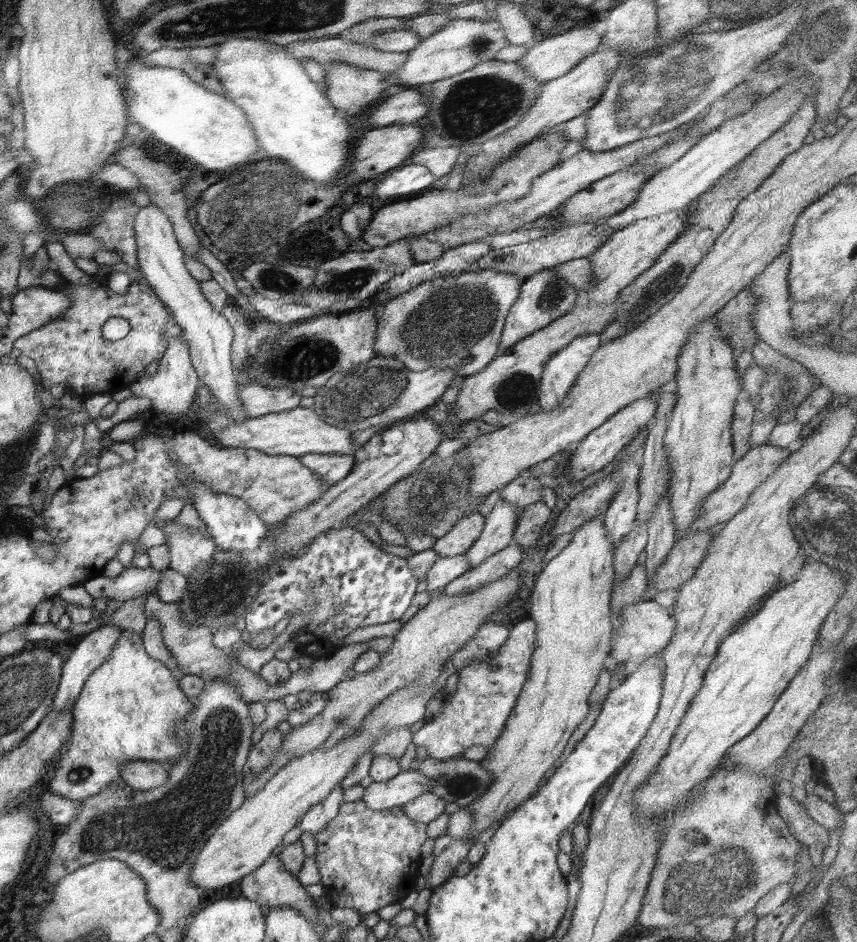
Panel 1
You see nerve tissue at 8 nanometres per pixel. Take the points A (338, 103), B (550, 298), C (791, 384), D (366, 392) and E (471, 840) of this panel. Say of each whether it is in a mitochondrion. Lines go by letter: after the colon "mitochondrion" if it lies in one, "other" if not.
A: other
B: mitochondrion
C: mitochondrion
D: mitochondrion
E: other

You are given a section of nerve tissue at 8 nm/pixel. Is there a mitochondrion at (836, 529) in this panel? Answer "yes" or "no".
yes

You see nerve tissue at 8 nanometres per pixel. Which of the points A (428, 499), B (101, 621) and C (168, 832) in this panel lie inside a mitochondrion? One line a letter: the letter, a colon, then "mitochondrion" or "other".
A: mitochondrion
B: other
C: mitochondrion

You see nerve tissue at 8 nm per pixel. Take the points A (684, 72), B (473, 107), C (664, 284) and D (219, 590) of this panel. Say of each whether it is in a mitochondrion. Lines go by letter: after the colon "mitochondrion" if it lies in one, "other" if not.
A: mitochondrion
B: mitochondrion
C: mitochondrion
D: mitochondrion

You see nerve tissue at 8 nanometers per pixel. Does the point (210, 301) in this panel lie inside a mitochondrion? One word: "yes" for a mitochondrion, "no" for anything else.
no

